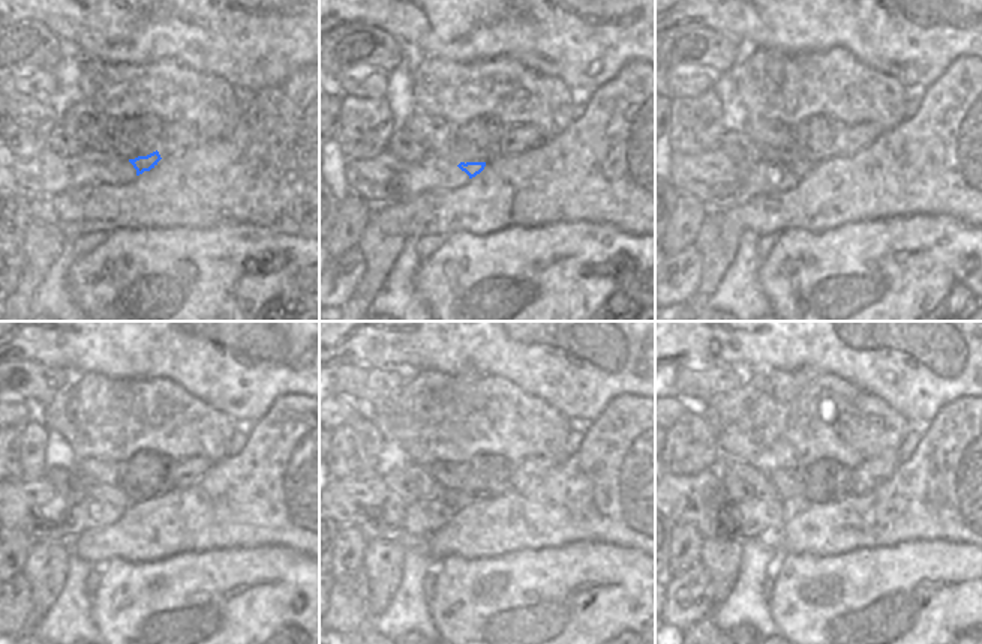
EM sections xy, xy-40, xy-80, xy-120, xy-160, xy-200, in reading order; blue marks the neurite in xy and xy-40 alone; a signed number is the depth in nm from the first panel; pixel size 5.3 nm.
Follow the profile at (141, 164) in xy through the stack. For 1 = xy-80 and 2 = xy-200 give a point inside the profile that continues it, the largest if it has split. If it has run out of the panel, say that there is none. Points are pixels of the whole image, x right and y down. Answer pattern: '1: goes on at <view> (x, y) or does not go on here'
1: goes on at xy-80 (799, 167)
2: goes on at xy-200 (759, 482)

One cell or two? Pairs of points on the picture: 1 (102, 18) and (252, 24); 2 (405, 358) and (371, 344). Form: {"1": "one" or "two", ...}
{"1": "one", "2": "one"}

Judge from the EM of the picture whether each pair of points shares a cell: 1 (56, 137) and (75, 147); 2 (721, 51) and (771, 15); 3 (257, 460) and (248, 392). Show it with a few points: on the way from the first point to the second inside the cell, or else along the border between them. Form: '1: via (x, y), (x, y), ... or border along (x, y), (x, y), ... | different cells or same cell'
1: via (60, 141), (71, 147) | same cell
2: border along (705, 24), (739, 38) | different cells
3: border along (278, 398), (254, 424) | different cells

